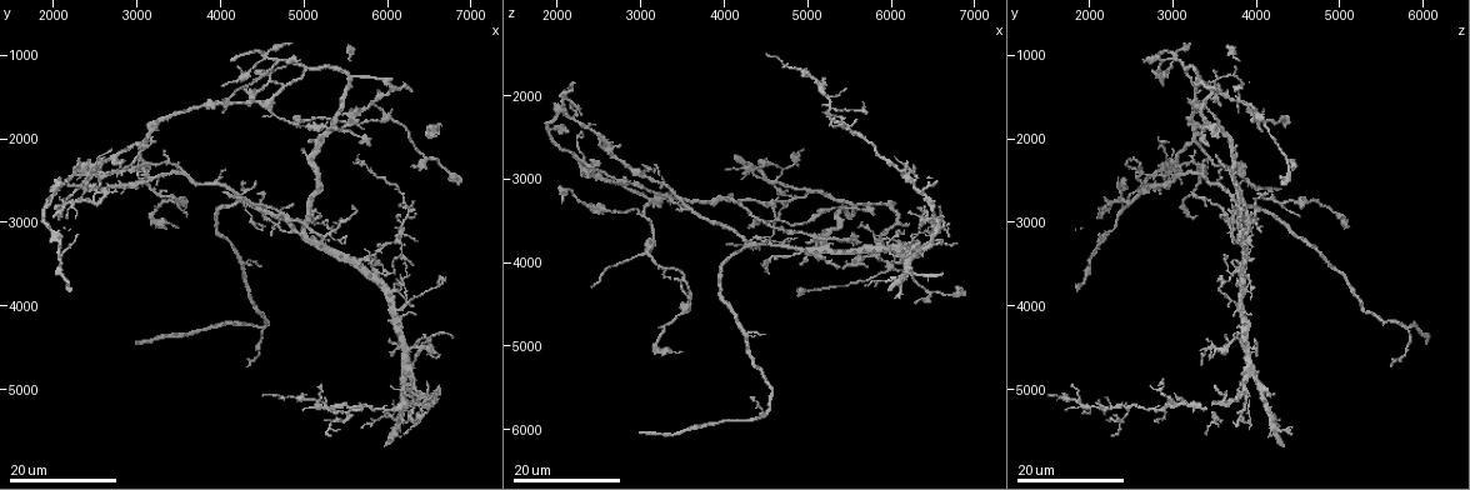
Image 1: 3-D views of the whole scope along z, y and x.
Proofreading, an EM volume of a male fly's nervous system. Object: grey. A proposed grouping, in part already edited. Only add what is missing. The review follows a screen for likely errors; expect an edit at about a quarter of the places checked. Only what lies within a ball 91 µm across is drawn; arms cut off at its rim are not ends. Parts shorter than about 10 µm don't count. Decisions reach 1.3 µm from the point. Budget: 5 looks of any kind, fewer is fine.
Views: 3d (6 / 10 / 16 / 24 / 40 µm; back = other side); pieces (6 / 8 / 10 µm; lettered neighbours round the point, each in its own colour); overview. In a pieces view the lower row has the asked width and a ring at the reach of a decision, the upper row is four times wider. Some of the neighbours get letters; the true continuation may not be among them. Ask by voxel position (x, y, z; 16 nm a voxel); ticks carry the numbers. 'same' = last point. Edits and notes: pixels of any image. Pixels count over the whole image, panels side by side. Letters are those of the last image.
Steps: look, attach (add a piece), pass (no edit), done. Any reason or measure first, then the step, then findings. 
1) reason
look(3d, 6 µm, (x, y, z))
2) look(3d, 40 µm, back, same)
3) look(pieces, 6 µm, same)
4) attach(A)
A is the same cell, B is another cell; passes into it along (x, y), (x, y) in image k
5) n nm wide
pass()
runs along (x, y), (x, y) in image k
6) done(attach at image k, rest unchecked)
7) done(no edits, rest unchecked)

an open end
look(3d, 16 µm, (4150, 1100, 2700))

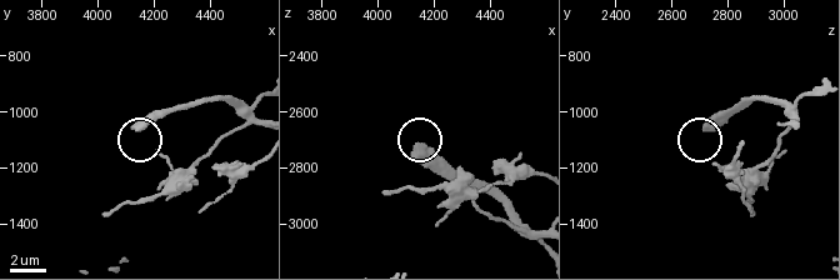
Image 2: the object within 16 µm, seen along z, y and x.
look(pieces, 10 µm, (4130, 1060, 2720))

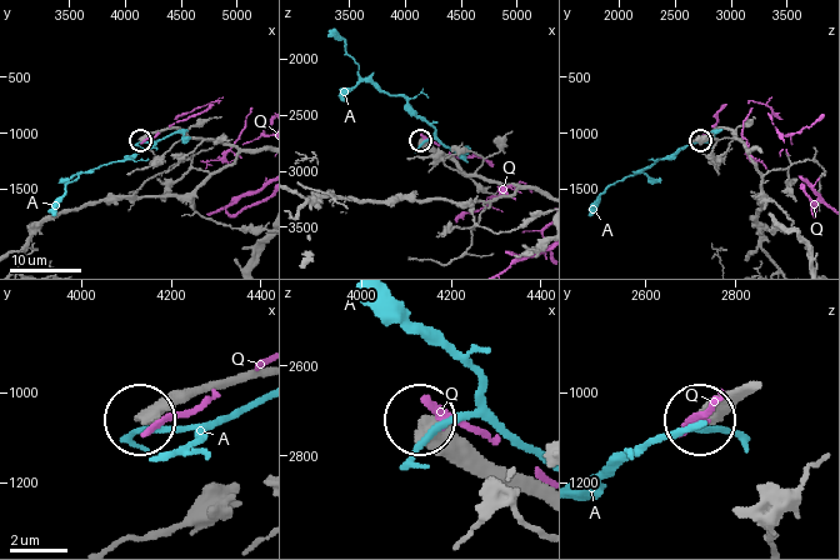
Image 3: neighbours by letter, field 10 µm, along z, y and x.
pass()
A and Q are other cells; runs along (538, 499), (480, 475), (425, 420) in image 3; none of them fits

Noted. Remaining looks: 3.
tapers out
look(3d, 16 µm, (4500, 2650, 4100))

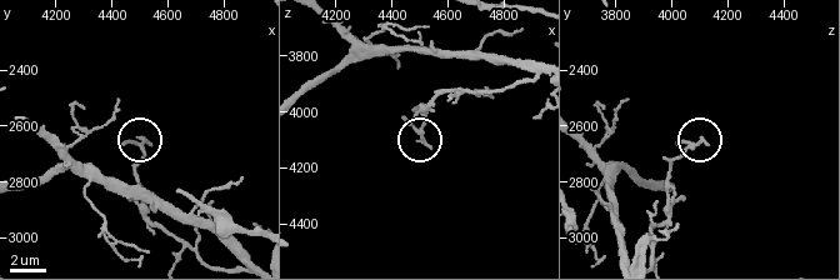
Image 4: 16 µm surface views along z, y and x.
zoom in
look(3d, 6 µm, (4530, 2660, 4130))

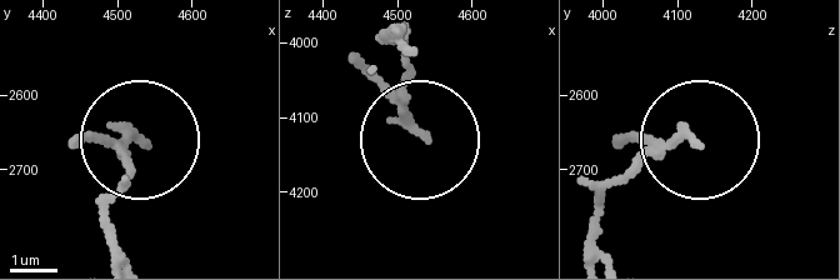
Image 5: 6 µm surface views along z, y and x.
look(pieces, 6 µm, (4530, 2660, 4120))

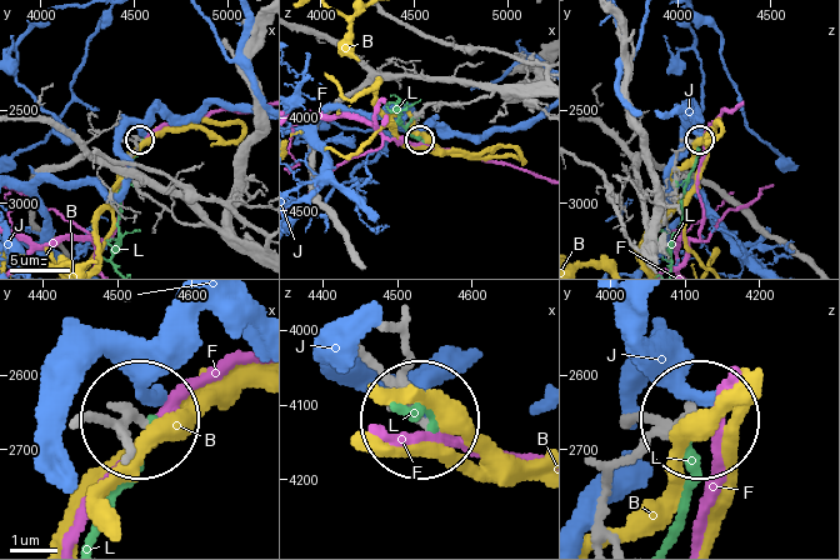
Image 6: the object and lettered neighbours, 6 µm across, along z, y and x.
pass()
B, F, J and L are other cells; no lettered piece goes on from it

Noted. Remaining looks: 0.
done(no edits, rest unchecked)

